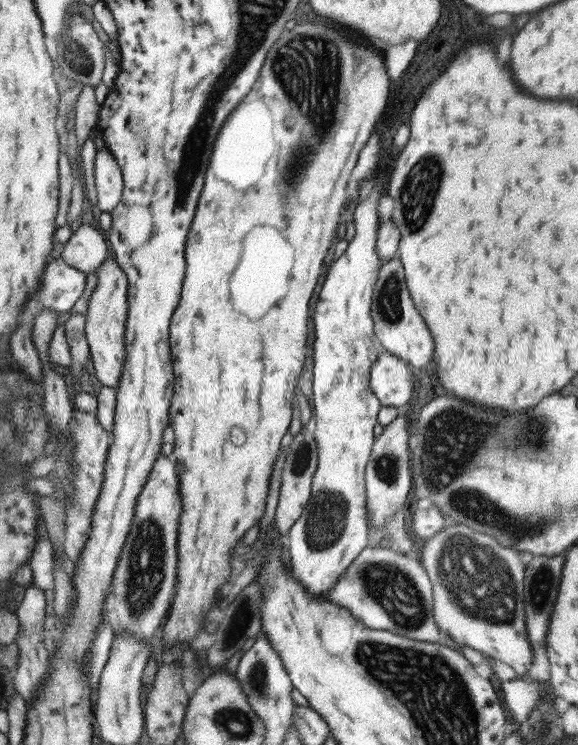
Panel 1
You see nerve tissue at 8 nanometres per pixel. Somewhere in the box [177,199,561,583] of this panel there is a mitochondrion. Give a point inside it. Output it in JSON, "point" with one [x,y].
{"point":[454,439]}

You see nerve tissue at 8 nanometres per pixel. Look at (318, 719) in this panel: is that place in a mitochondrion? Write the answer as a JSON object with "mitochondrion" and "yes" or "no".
{"mitochondrion":"no"}

